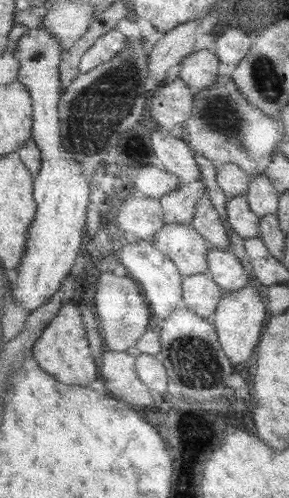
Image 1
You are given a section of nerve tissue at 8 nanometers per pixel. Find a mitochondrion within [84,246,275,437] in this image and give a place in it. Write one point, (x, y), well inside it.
(194, 362)

